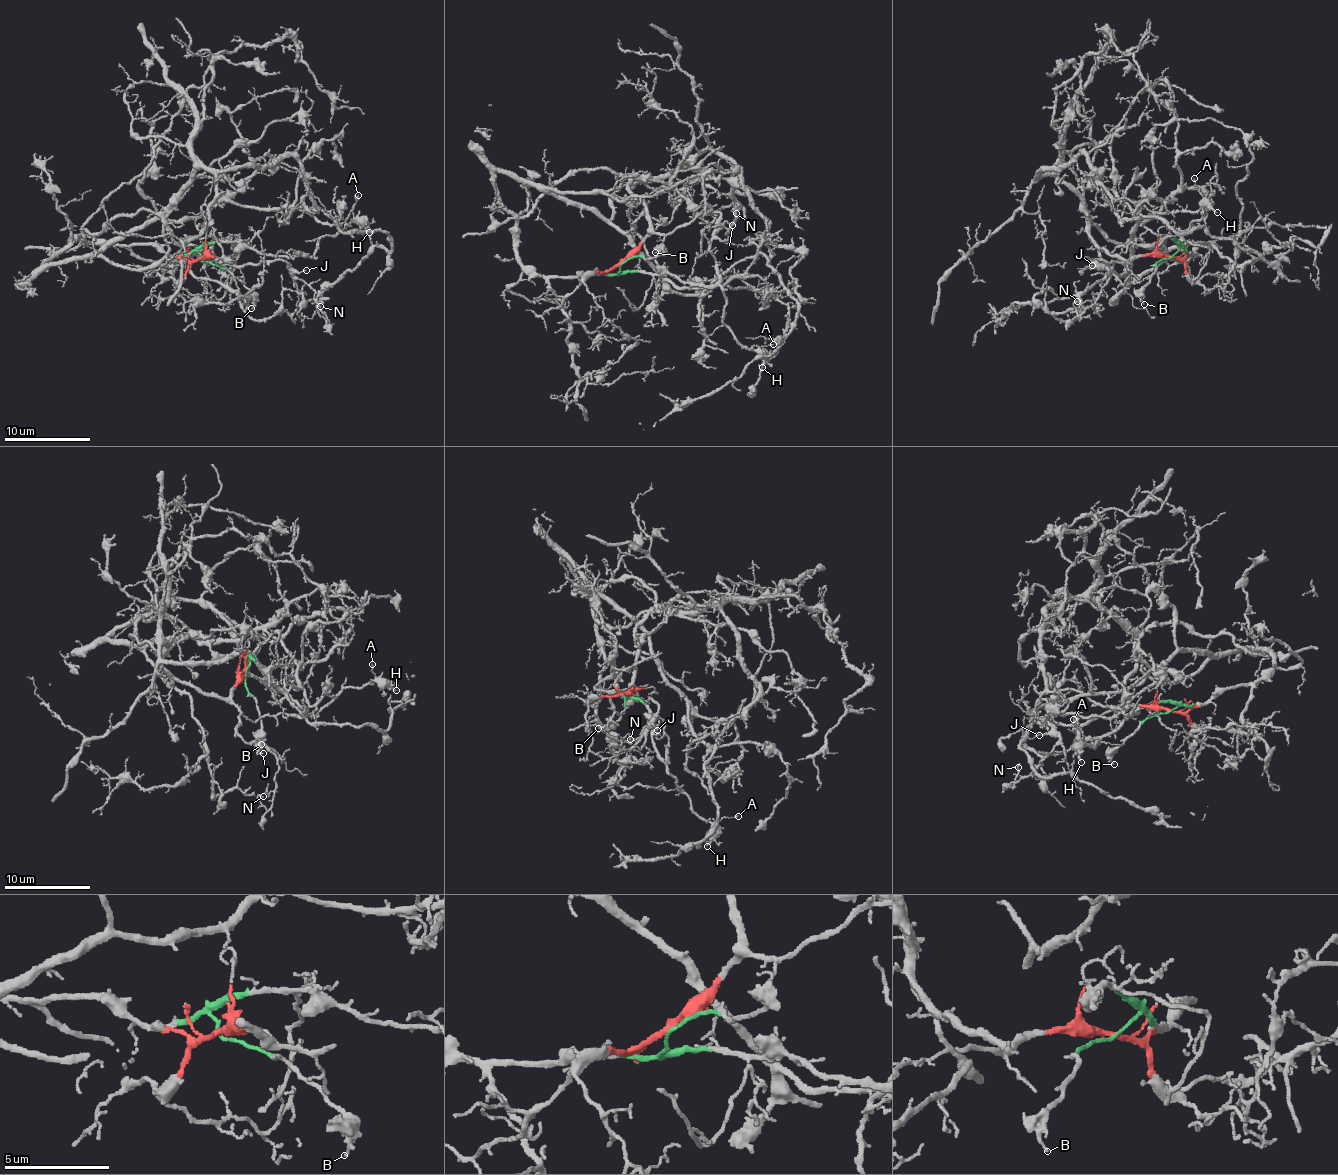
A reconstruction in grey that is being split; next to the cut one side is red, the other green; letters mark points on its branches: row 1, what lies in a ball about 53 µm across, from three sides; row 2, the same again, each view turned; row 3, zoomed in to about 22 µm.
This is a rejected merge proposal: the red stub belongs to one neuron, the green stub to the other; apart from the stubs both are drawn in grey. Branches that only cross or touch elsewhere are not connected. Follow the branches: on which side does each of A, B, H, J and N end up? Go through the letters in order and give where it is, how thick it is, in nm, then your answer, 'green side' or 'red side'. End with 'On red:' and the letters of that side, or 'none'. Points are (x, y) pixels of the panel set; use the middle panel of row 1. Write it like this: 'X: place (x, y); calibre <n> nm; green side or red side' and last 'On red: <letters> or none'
A: place (773, 344); calibre 90 nm; green side
B: place (655, 252); calibre 150 nm; green side
H: place (762, 367); calibre 180 nm; green side
J: place (732, 225); calibre 120 nm; red side
N: place (736, 213); calibre 130 nm; red side
On red: J, N

